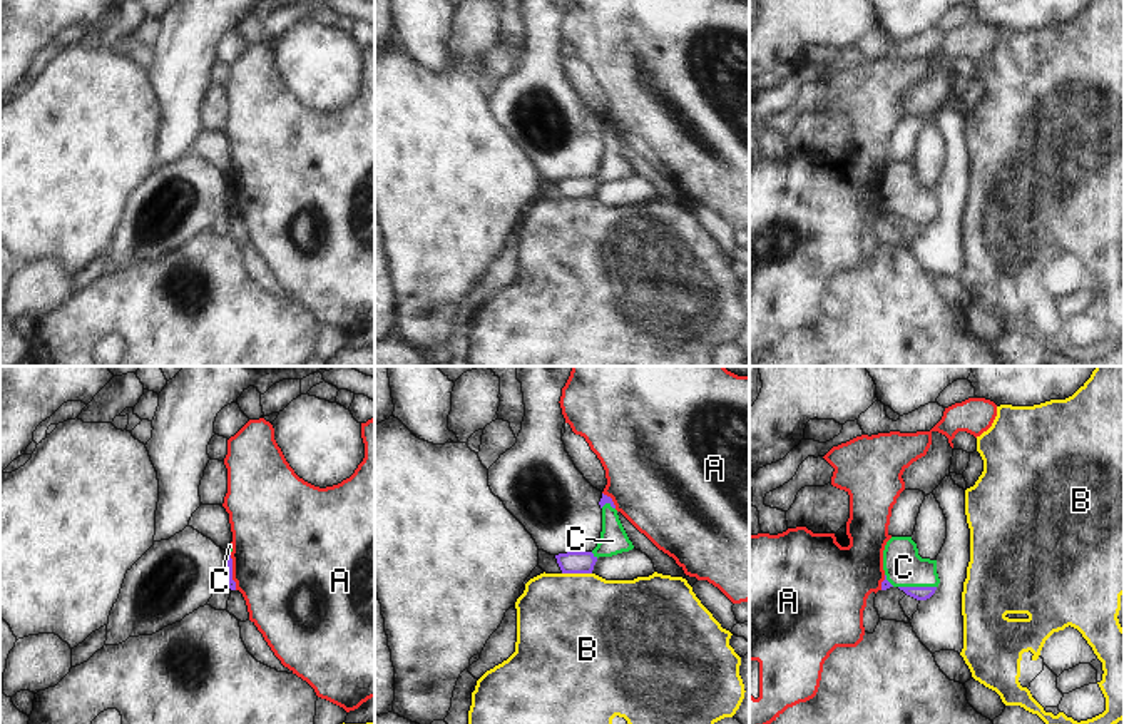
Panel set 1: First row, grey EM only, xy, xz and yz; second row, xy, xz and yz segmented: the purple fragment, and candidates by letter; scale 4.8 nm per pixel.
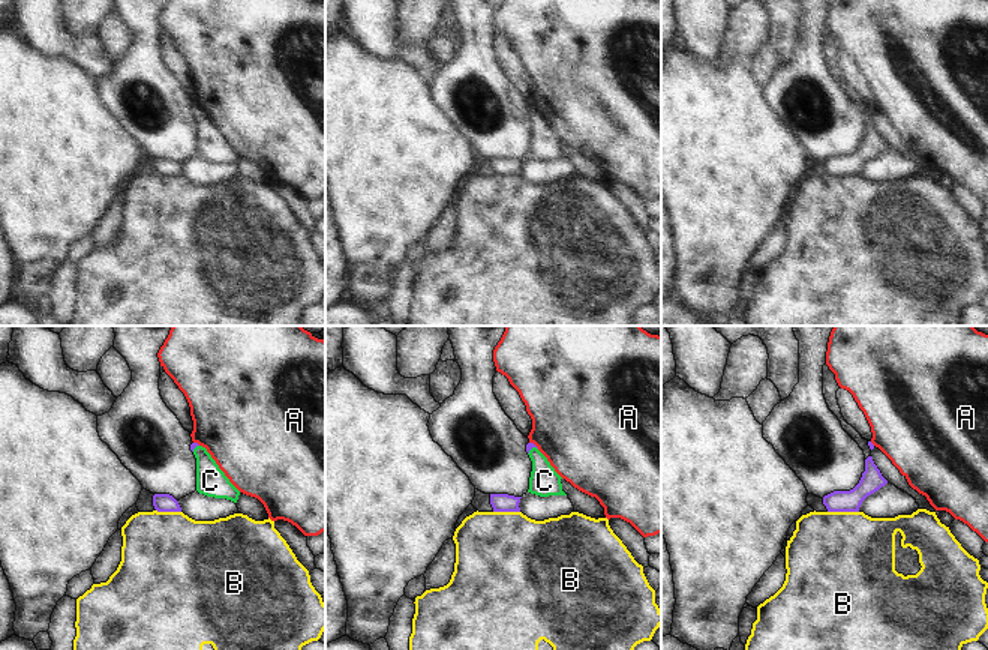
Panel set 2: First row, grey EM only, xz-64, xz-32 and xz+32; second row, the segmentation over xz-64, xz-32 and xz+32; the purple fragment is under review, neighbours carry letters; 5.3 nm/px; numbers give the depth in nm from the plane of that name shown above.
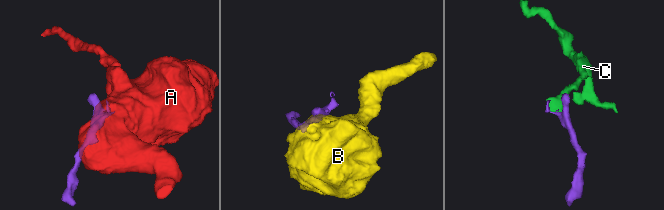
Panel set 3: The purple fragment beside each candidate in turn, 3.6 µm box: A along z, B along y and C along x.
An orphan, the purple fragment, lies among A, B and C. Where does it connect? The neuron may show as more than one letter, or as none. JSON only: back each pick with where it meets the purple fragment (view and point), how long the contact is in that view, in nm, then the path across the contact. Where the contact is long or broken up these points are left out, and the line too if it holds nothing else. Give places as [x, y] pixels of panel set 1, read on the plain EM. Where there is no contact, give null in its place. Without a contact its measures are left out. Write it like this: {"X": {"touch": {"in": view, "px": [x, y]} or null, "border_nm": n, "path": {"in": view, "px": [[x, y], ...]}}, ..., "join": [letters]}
{"C": {"touch": {"in": "yz", "px": [917, 213]}, "border_nm": 180, "path": {"in": "yz", "px": [[917, 218], [917, 213], [904, 193]]}}, "join": ["C"]}

